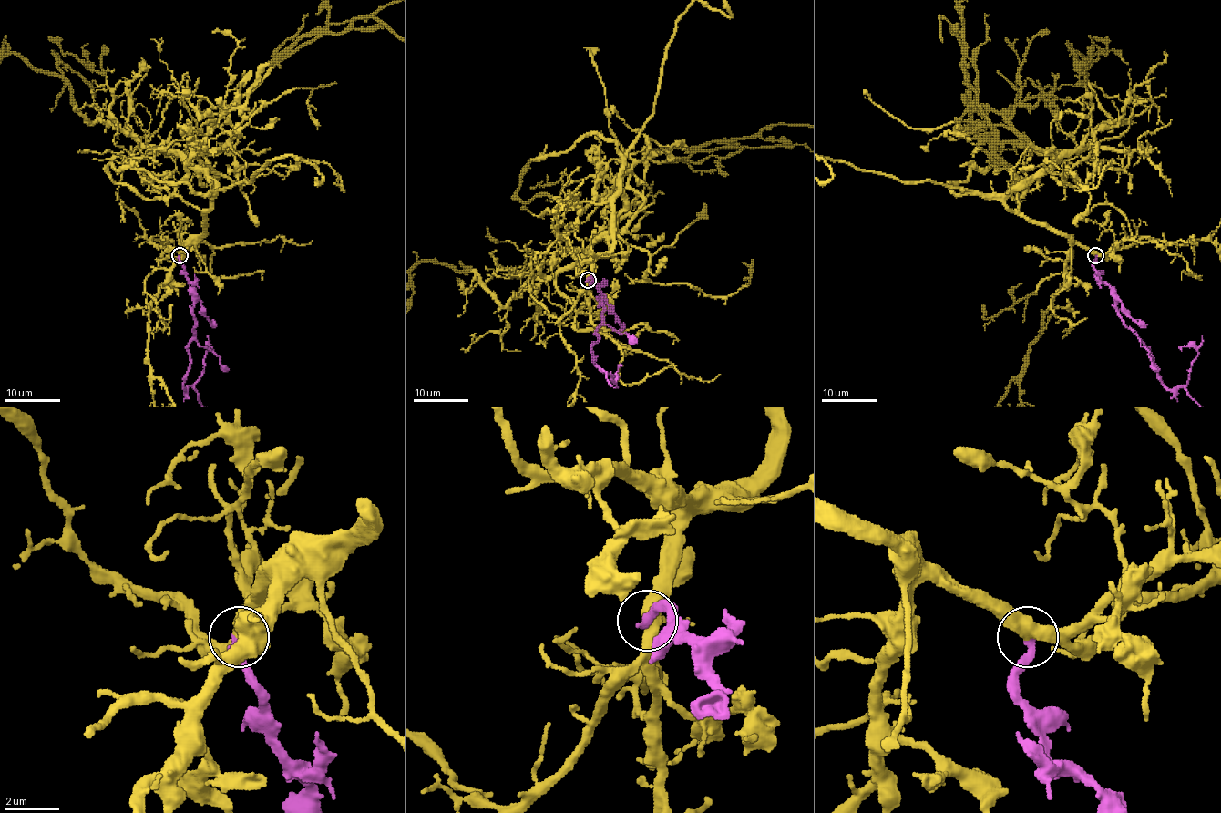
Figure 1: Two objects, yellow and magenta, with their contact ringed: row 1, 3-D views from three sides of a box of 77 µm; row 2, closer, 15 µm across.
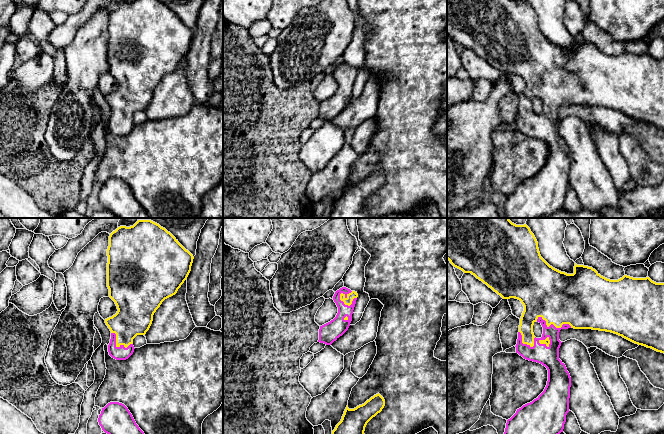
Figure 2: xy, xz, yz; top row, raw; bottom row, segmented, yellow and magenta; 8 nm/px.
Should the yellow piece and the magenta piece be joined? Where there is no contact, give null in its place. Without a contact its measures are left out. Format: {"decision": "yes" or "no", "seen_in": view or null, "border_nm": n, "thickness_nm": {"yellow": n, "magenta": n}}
{"decision": "yes", "seen_in": "xz", "border_nm": 150, "thickness_nm": {"yellow": 60, "magenta": 150}}

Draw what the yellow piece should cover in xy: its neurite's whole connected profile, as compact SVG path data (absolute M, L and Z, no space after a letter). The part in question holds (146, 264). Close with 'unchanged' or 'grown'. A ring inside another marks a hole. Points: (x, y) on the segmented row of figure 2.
M138 220L133 226L120 226L113 231L109 236L107 256L109 297L115 302L118 309L115 315L105 319L105 323L111 331L108 352L116 360L126 360L134 352L133 339L137 335L146 334L156 310L165 299L175 295L187 279L194 257L170 232L151 220Z; grown

